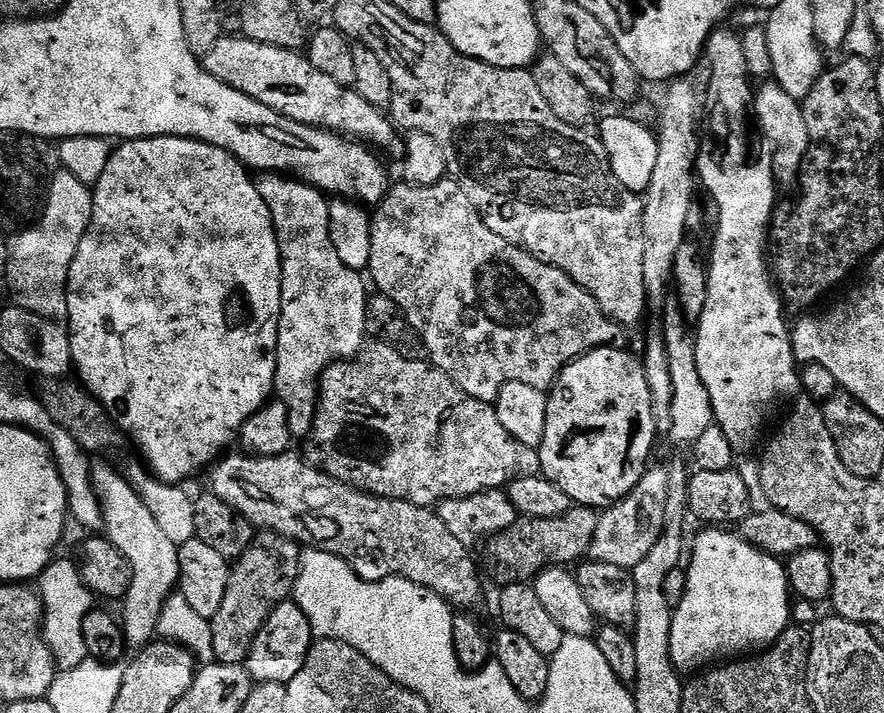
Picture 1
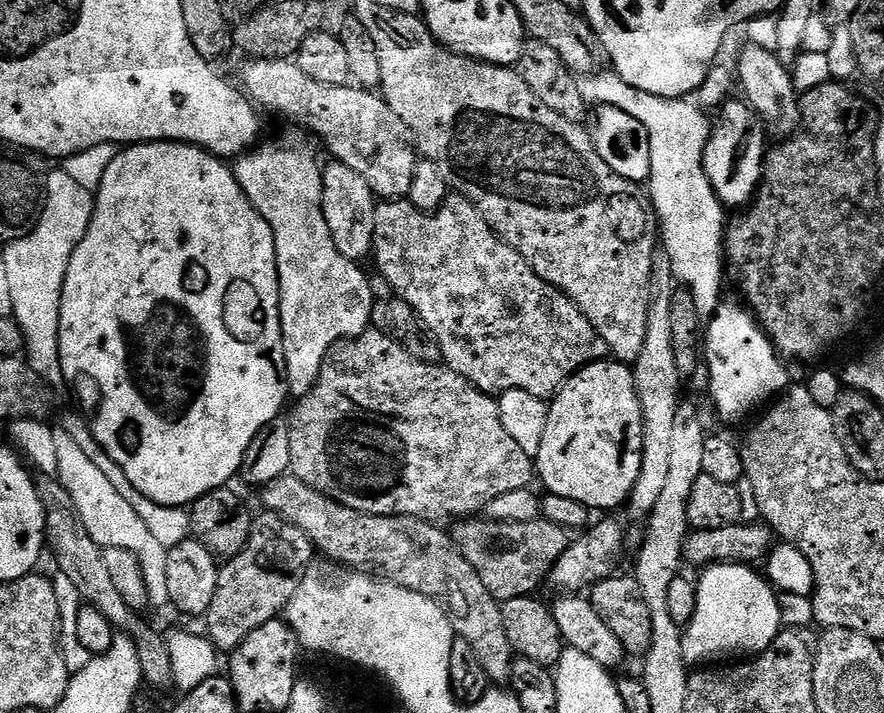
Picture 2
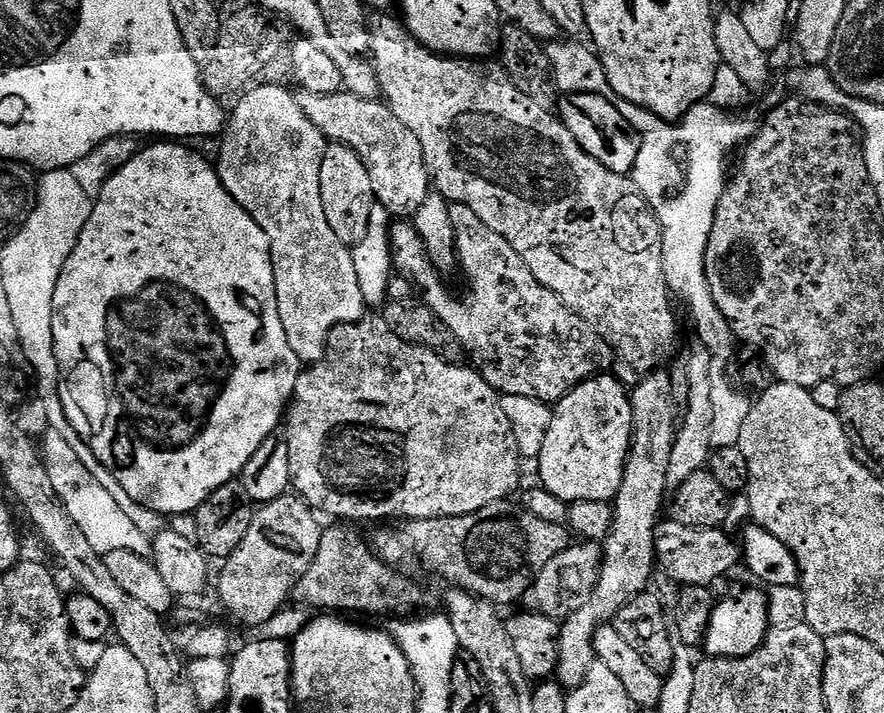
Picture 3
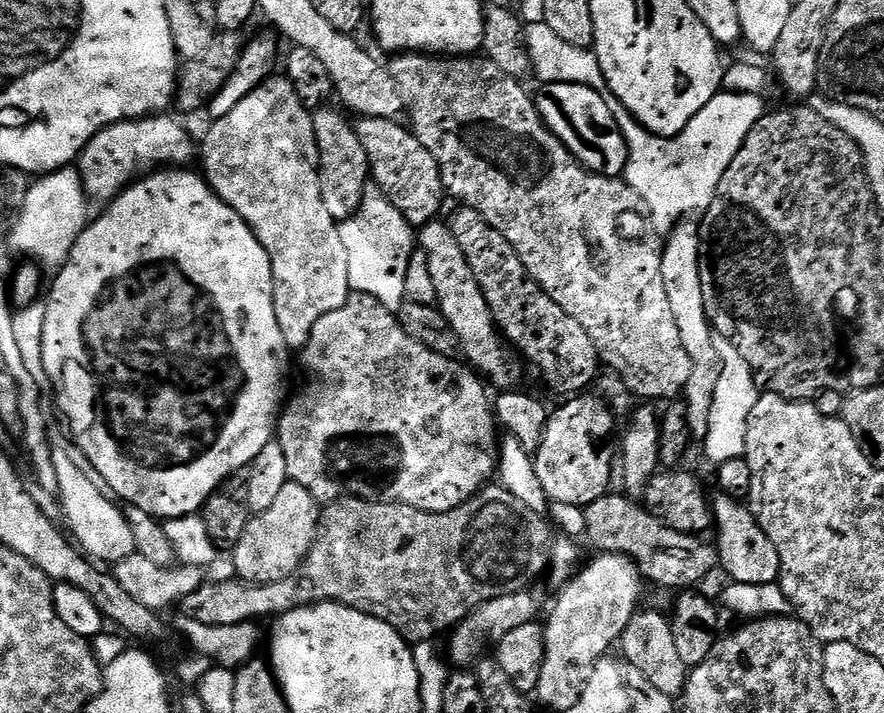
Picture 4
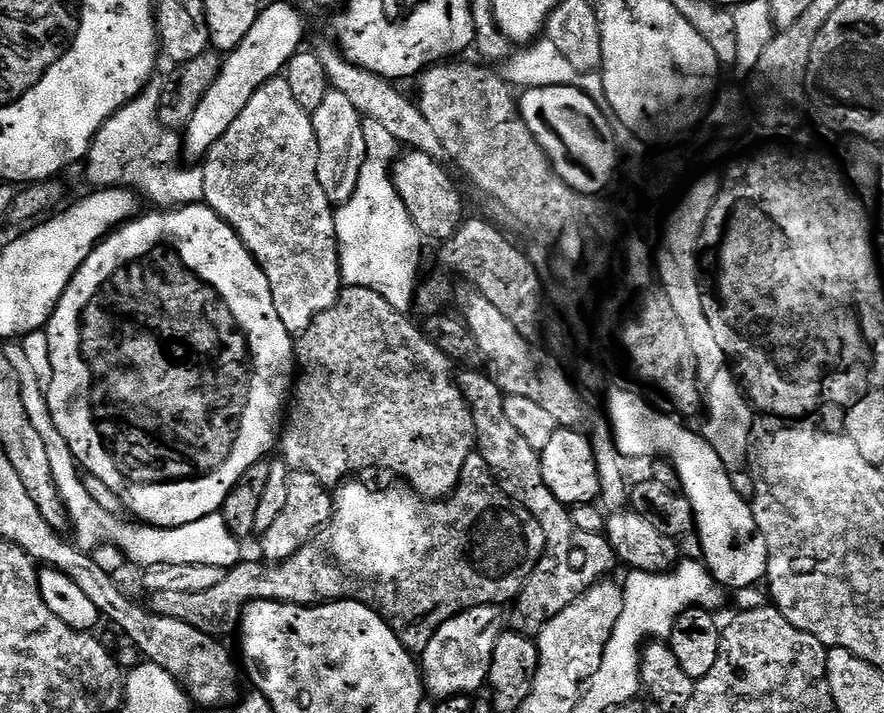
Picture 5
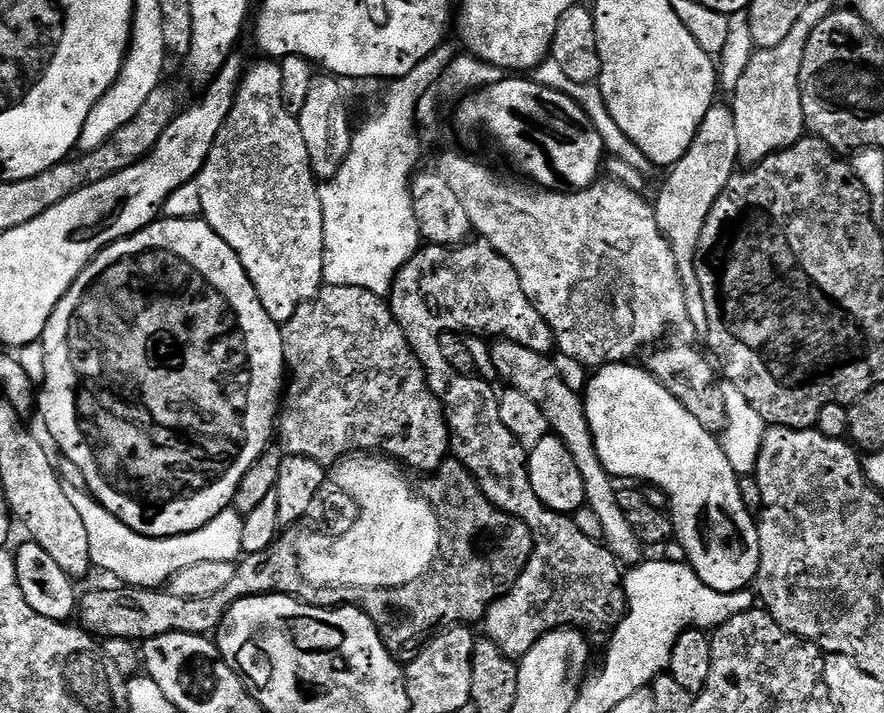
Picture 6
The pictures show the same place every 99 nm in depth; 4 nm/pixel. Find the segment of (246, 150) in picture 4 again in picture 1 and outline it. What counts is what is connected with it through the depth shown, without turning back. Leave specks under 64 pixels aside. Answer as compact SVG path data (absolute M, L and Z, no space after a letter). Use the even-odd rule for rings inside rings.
M288 174L261 175L258 187L262 194L262 202L266 202L270 210L282 262L282 302L278 322L274 392L286 406L293 437L307 438L312 432L312 423L316 420L320 375L337 360L350 360L357 356L366 343L366 306L370 288L361 273L350 270L350 266L345 266L342 258L338 258L334 242L330 242L330 200L325 193L313 184L306 184Z

